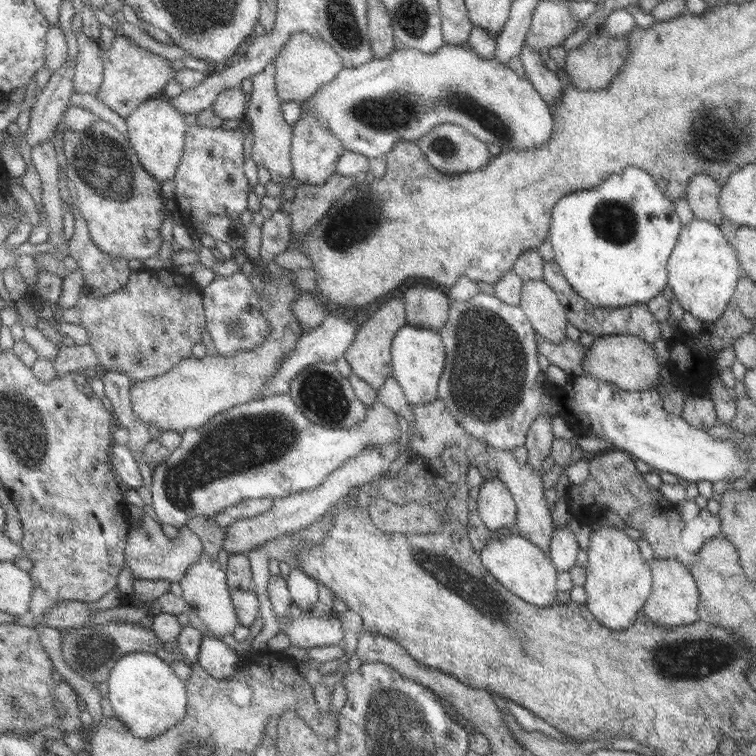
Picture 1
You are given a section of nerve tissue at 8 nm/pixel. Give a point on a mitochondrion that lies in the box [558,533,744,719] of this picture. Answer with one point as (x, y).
(683, 659)

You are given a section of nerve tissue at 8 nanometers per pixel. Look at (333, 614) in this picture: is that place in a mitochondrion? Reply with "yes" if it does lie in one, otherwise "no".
no

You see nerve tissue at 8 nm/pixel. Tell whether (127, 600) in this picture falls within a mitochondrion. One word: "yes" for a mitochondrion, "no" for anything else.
no

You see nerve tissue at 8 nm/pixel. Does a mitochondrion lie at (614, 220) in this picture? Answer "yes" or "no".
yes

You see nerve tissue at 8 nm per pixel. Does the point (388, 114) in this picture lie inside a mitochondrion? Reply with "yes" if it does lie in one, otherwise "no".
yes

